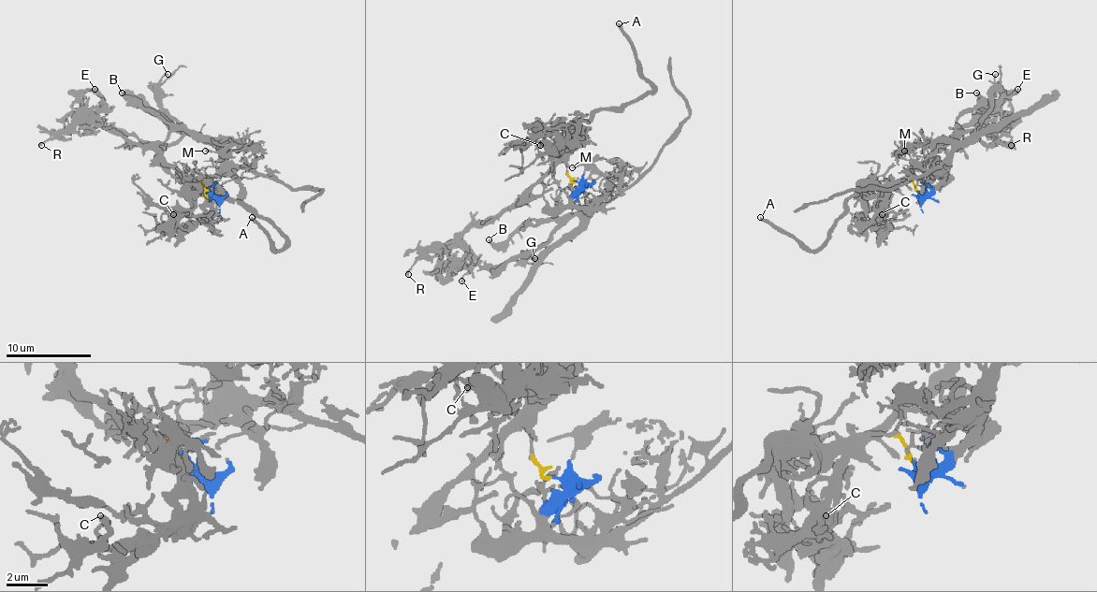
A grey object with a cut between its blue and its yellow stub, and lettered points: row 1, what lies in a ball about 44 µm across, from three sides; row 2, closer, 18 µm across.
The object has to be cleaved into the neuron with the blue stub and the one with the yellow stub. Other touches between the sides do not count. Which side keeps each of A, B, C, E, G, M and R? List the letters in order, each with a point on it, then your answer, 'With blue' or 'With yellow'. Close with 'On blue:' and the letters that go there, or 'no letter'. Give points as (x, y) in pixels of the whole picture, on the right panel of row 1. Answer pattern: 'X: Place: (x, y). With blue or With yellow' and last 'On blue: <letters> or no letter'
A: Place: (760, 217). With yellow
B: Place: (976, 93). With blue
C: Place: (882, 214). With yellow
E: Place: (1017, 89). With yellow
G: Place: (995, 74). With blue
M: Place: (904, 151). With blue
R: Place: (1011, 145). With yellow
On blue: B, G, M

